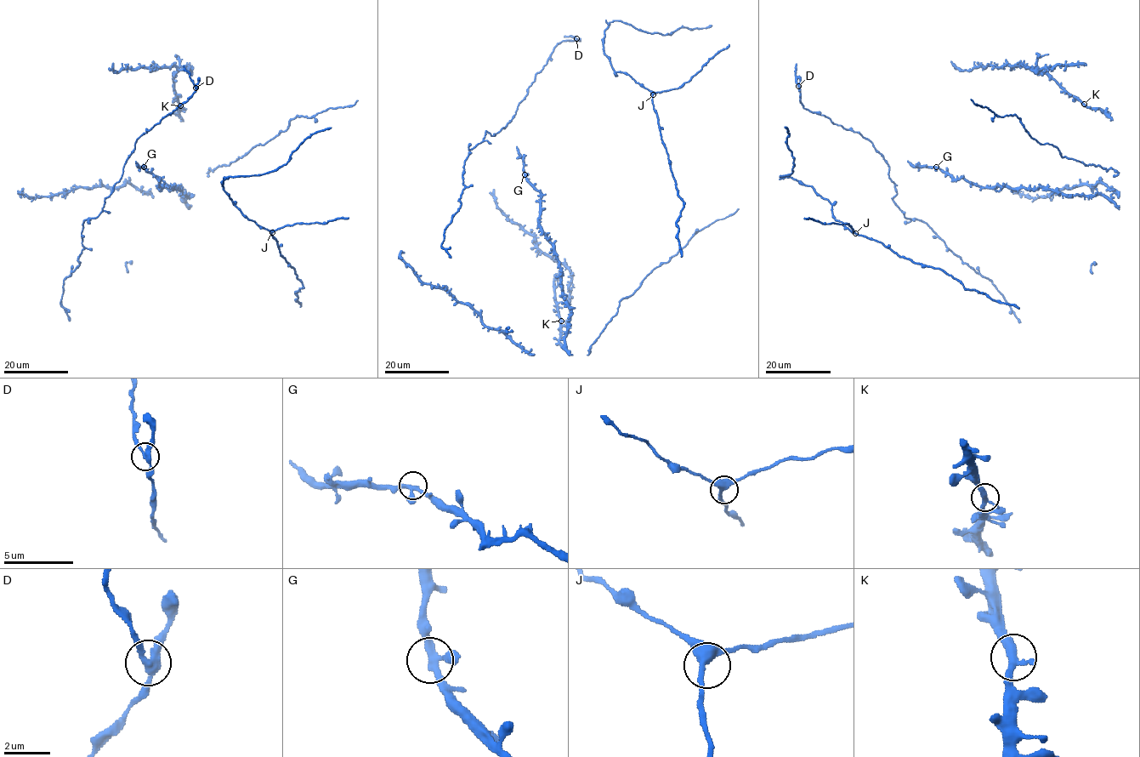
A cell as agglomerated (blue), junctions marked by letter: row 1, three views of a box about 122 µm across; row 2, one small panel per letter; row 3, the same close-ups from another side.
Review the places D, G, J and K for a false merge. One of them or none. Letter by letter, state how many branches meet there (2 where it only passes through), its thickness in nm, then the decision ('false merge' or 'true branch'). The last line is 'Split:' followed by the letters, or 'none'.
D: branches 3; calibre 280 nm; false merge
G: branches 3; calibre 260 nm; true branch
J: branches 3; calibre 360 nm; true branch
K: branches 3; calibre 280 nm; true branch
Split: D

